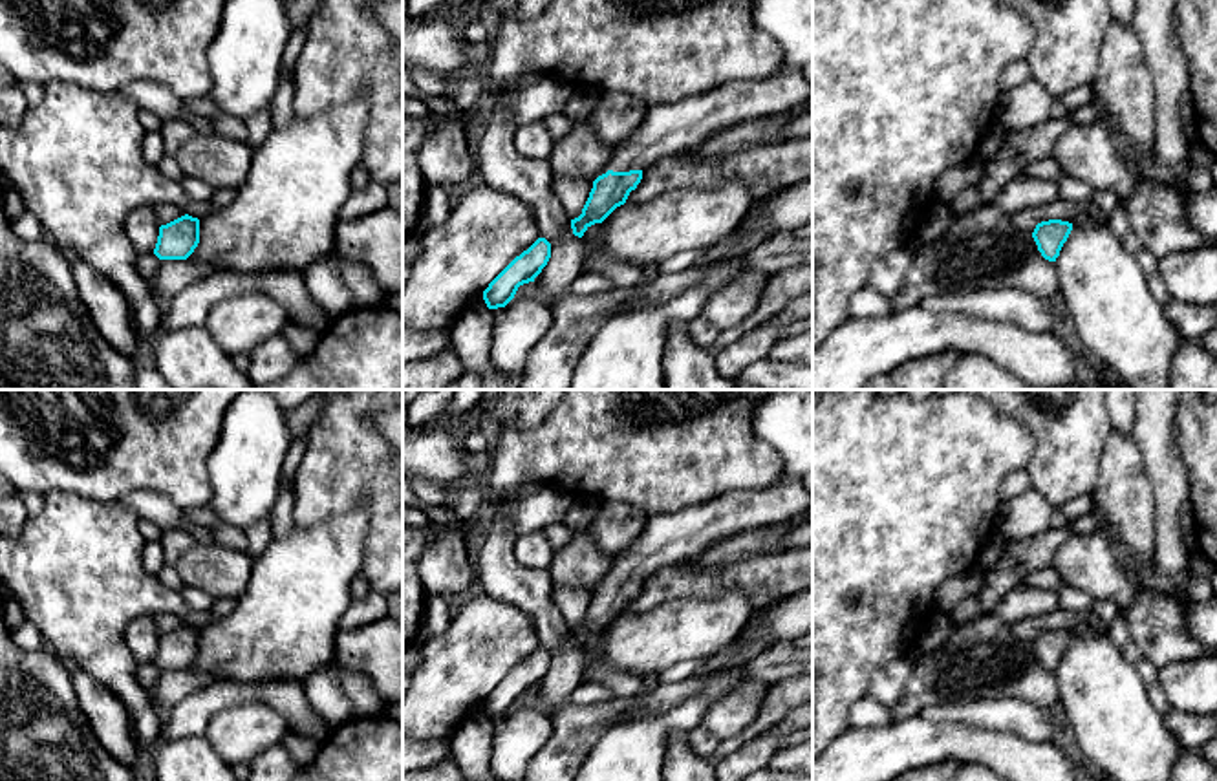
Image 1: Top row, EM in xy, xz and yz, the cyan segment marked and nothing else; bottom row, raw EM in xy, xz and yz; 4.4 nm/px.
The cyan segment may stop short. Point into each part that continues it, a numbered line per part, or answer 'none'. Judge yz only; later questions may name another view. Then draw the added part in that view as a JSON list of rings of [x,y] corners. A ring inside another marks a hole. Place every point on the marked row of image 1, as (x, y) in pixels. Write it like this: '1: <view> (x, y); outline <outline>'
none

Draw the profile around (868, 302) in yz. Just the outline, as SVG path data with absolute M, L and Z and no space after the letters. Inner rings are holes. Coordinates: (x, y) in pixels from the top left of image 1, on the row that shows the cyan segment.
M871 285L858 289L849 304L851 318L878 318L888 316L893 309L891 298L880 294Z

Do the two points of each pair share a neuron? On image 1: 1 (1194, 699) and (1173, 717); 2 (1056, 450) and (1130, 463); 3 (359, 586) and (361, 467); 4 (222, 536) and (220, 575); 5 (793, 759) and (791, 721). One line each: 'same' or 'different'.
1: different
2: different
3: different
4: different
5: different

